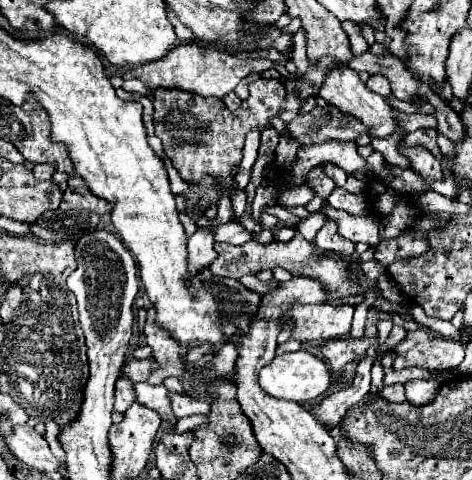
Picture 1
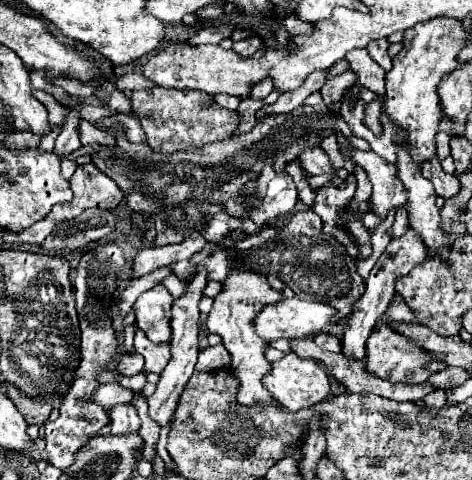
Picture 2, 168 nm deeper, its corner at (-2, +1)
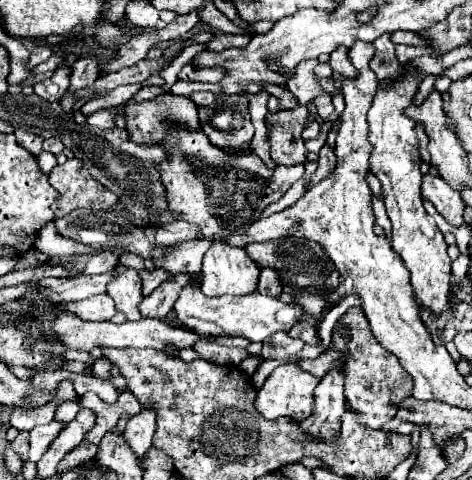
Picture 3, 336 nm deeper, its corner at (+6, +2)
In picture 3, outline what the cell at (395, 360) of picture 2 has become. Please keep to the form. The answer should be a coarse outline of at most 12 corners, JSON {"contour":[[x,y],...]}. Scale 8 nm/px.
{"contour":[[360,306],[338,324],[330,344],[298,366],[322,378],[344,364],[344,396],[358,414],[396,416],[412,378],[372,336]]}

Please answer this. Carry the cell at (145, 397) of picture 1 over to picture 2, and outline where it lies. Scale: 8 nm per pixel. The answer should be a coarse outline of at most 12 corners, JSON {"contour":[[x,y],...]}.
{"contour":[[104,383],[90,399],[104,407],[130,403],[134,391]]}

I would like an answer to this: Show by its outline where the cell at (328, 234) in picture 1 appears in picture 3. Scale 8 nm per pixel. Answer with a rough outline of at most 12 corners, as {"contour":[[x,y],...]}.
{"contour":[[328,144],[320,150],[318,170],[310,186],[328,178],[336,168],[336,154]]}

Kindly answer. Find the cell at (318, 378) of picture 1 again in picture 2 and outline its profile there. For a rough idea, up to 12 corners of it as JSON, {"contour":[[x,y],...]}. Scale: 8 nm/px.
{"contour":[[288,353],[262,383],[288,411],[330,395],[316,359]]}

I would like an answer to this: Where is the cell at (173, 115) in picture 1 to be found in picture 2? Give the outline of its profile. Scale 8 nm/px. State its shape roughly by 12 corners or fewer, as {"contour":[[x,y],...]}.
{"contour":[[134,91],[148,145],[164,155],[232,139],[238,113],[208,93]]}

